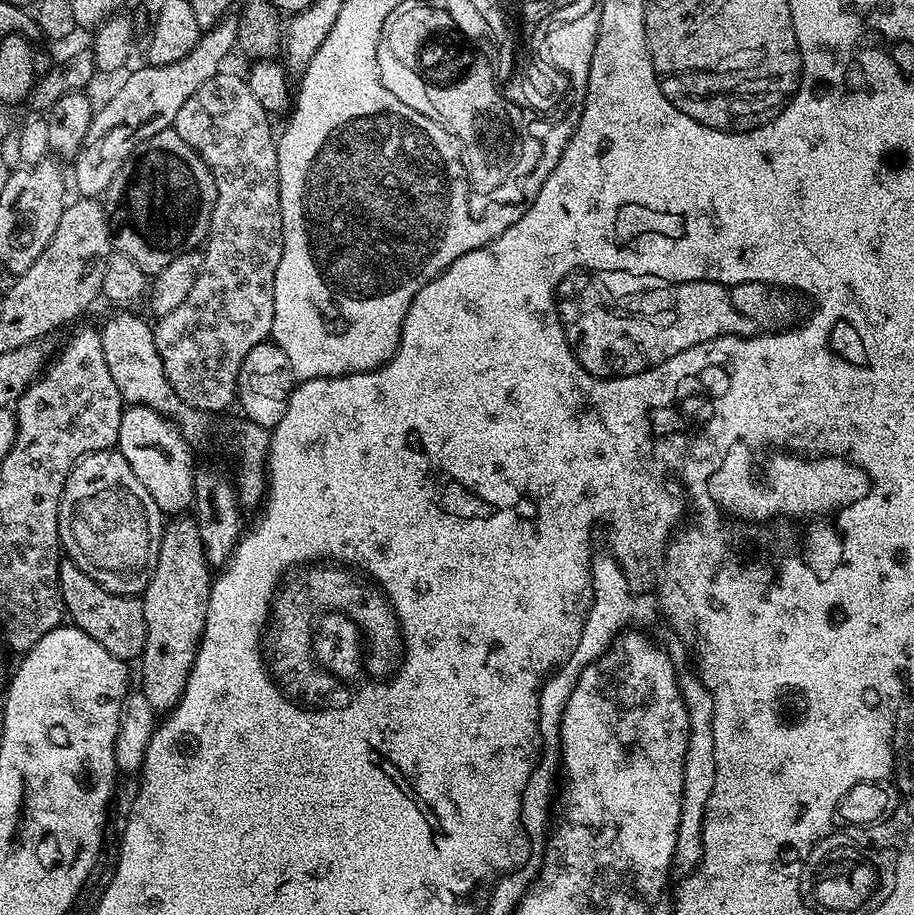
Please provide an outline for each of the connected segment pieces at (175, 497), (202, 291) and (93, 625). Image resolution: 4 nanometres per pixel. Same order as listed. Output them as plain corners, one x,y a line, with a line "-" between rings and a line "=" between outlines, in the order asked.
141,404
125,407
122,426
118,430
118,451
130,462
134,478
150,490
150,498
158,502
165,514
184,514
191,509
194,498
196,468
192,464
189,441
173,420
=
221,70
216,73
214,78
202,82
202,86
198,86
198,90
194,90
194,94
190,94
190,98
186,98
186,102
182,105
182,110
178,110
178,118
174,125
179,138
186,142
186,146
190,146
197,152
202,158
202,162
206,162
210,174
214,174
216,201
214,202
214,214
210,218
208,239
202,248
204,253
202,270
194,282
194,287
190,290
190,294
186,294
186,299
182,302
182,306
178,306
178,310
170,310
170,314
159,317
155,321
154,331
158,354
162,358
162,366
166,370
166,378
170,382
170,386
174,386
174,394
178,394
178,398
182,398
182,402
186,402
186,406
197,408
199,412
205,414
220,412
223,408
230,407
231,404
233,406
234,401
237,399
239,371
242,367
242,362
246,359
246,354
250,353
254,346
267,341
271,337
272,327
274,326
274,274
278,270
278,262
282,262
284,231
282,230
282,210
280,209
278,154
276,153
277,137
274,132
272,136
272,124
268,120
271,120
270,113
251,94
247,79
243,75
231,76
227,70
=
69,560
61,561
59,590
64,609
73,625
89,634
90,638
102,646
102,650
125,662
135,661
141,656
146,646
146,614
144,601
140,596
110,594

